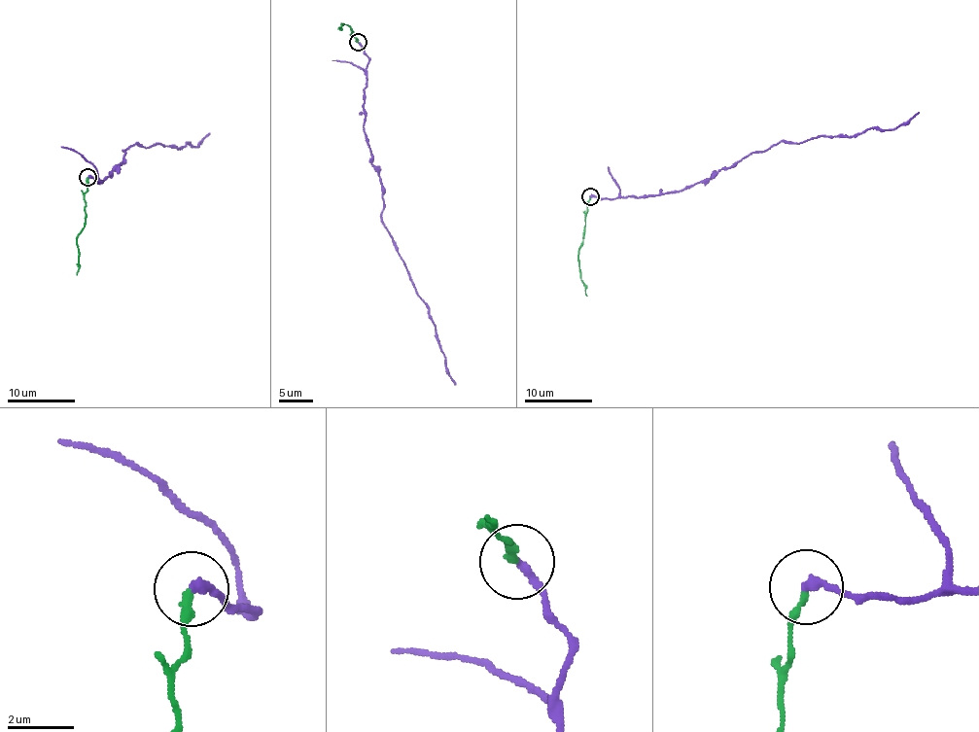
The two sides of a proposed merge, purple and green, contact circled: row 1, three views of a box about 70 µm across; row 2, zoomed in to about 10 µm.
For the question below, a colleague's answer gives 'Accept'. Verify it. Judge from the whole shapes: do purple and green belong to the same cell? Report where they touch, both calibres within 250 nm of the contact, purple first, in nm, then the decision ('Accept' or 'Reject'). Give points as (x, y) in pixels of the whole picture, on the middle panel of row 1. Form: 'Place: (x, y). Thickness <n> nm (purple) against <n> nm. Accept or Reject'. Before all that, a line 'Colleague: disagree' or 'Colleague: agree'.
Colleague: disagree
Place: (358, 42). Thickness 260 nm (purple) against 220 nm. Reject

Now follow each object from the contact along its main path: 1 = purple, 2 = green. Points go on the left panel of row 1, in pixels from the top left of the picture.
1: (88, 177), (100, 182), (111, 176), (122, 164), (123, 150), (134, 144), (197, 147), (210, 132)
2: (88, 177), (85, 224), (77, 237), (76, 275)

